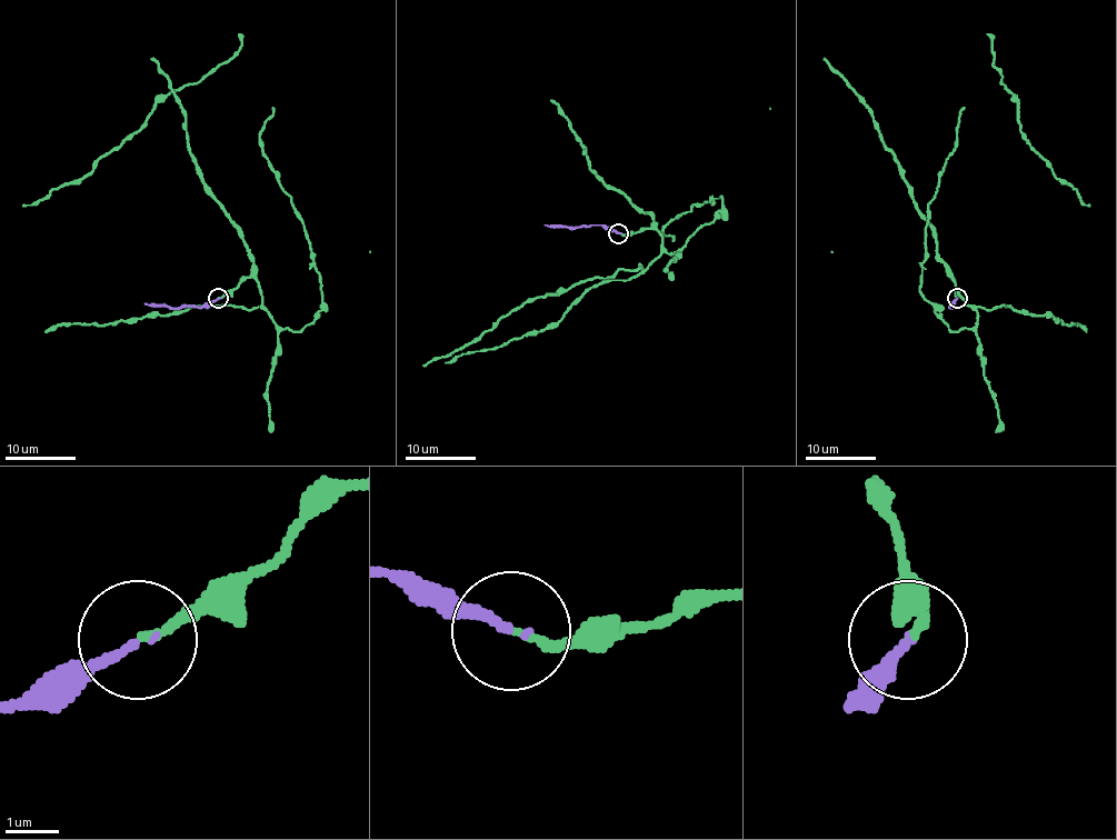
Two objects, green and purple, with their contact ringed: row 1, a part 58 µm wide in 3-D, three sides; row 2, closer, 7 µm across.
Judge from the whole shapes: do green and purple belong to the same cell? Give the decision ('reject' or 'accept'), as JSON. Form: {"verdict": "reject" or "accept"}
{"verdict": "accept"}

